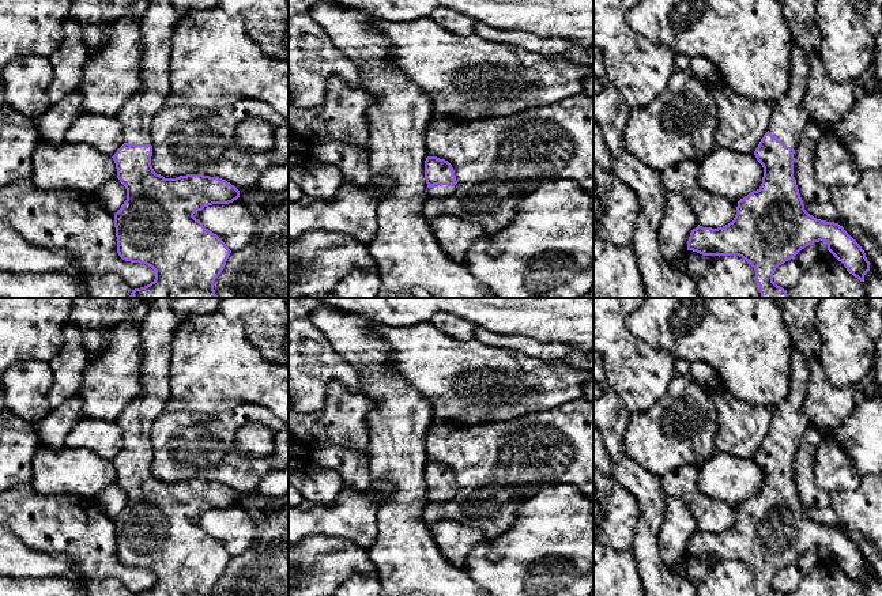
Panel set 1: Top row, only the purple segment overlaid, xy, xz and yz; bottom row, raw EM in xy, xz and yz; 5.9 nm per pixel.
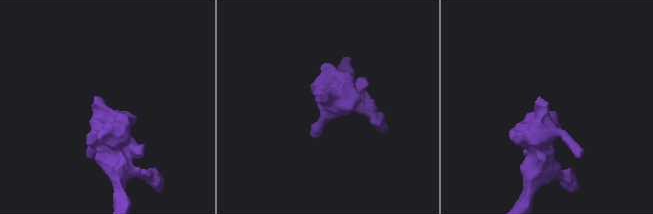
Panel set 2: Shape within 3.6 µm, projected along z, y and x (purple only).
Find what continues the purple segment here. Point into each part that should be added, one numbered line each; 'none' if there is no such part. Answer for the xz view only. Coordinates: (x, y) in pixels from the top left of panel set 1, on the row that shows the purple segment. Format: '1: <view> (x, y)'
1: xz (437, 189)

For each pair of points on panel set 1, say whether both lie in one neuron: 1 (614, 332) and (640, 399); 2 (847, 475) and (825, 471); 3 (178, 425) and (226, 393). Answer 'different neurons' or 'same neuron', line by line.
1: same neuron
2: same neuron
3: different neurons

